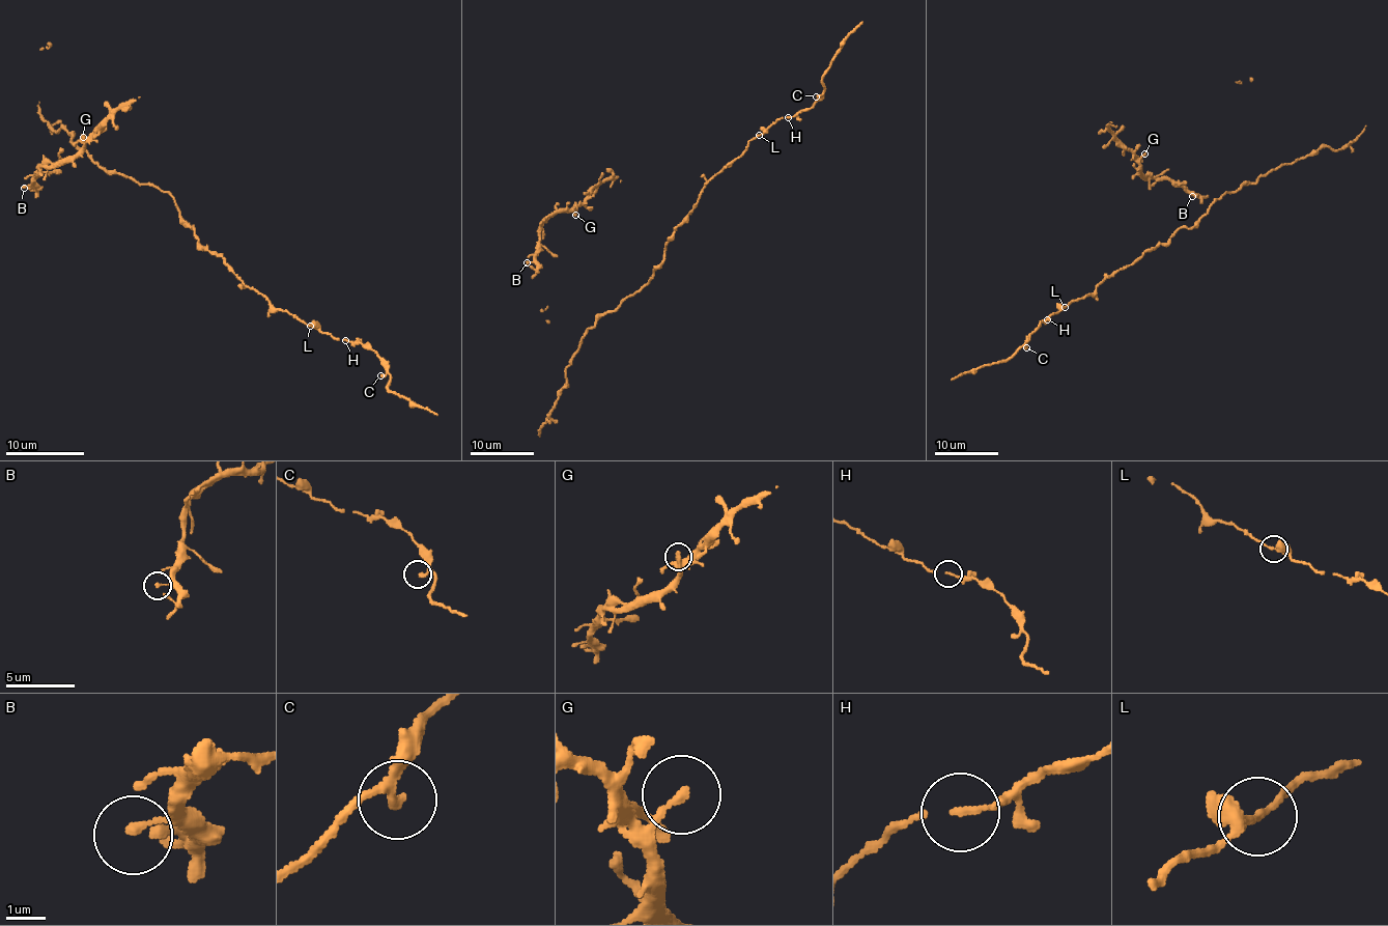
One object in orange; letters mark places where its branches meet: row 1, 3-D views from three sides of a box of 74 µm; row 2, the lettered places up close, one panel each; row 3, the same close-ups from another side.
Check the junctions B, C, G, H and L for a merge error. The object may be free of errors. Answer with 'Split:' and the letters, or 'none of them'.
Split: none of them

